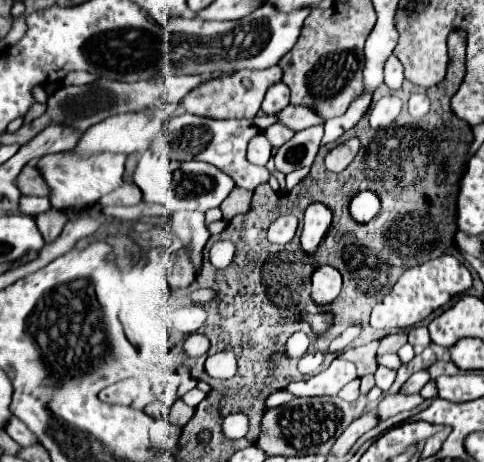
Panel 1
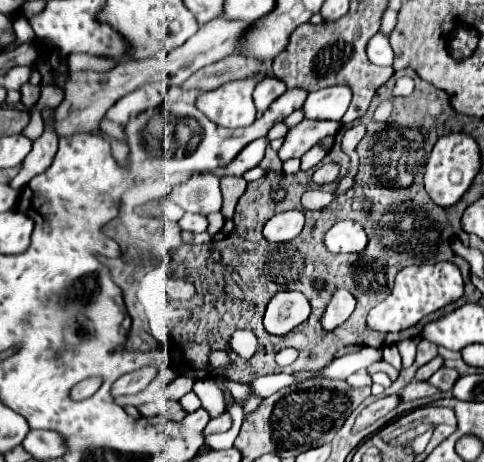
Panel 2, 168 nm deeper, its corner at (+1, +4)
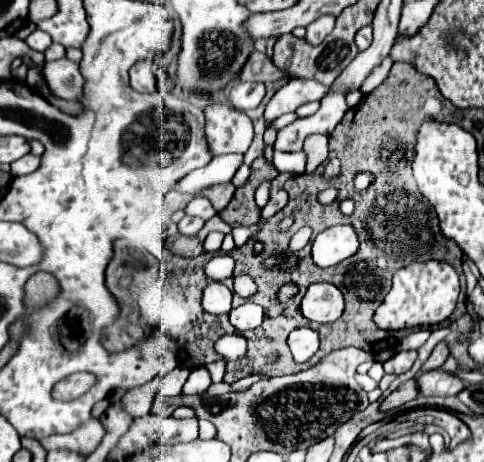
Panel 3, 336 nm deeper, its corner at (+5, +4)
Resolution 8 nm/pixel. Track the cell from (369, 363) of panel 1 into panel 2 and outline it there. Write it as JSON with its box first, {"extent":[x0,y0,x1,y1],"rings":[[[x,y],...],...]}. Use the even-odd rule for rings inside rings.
{"extent":[367,360,399,382],"rings":[[[379,360],[379,361],[373,363],[371,365],[371,367],[368,367],[367,371],[370,375],[373,374],[373,371],[384,371],[386,374],[391,376],[391,380],[393,382],[399,376],[399,371],[397,371],[395,368],[393,368],[393,366],[391,366],[391,364],[389,364],[383,360]]]}

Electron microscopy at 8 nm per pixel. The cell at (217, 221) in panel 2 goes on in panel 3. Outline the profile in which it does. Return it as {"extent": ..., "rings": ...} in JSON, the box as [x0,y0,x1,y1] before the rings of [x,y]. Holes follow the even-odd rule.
{"extent":[203,232,223,252],"rings":[[[211,232],[205,242],[203,242],[203,248],[205,252],[217,252],[221,248],[221,242],[223,242],[223,234],[221,232]]]}

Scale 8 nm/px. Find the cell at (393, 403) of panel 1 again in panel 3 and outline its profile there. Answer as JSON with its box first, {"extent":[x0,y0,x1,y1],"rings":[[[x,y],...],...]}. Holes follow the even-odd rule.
{"extent":[419,368,467,396],"rings":[[[443,368],[419,374],[419,392],[423,396],[457,396],[467,384],[457,376],[457,372],[447,372]]]}

